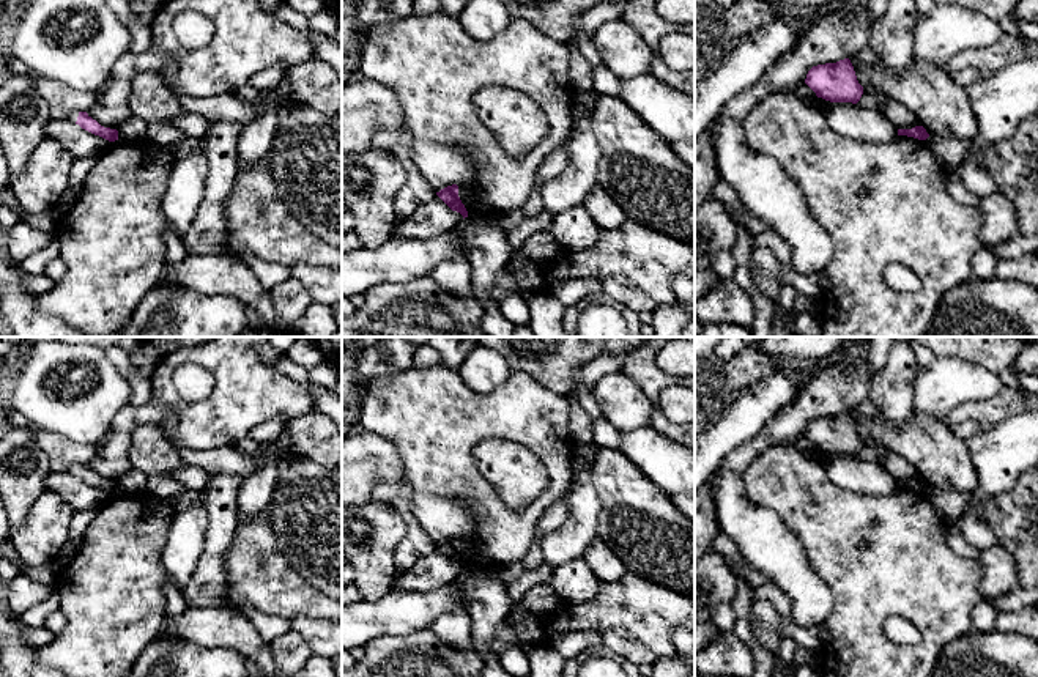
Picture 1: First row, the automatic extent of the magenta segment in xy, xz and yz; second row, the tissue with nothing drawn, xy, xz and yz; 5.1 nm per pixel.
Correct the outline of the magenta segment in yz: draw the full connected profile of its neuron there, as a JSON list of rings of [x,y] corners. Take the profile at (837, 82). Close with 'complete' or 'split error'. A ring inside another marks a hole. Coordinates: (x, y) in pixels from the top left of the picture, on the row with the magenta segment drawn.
[[[849,58],[813,66],[806,74],[805,83],[817,98],[830,102],[857,104],[863,94],[863,87],[858,83]]]; complete

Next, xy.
[[[79,112],[76,124],[79,124],[82,129],[85,129],[95,135],[99,135],[109,142],[118,140],[118,131],[117,129],[101,126],[87,112]]]; complete

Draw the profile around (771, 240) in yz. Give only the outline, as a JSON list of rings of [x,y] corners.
[[[767,230],[753,238],[753,246],[770,249],[781,265],[791,265],[792,249],[773,230]]]

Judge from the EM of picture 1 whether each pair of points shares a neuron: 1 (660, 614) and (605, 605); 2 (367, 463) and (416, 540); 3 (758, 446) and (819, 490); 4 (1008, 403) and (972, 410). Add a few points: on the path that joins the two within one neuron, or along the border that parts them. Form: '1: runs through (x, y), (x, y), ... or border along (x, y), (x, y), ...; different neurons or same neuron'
1: runs through (646, 610), (619, 606); same neuron
2: runs through (381, 482), (402, 503), (411, 521); same neuron
3: border along (788, 444), (767, 446), (741, 473); different neurons
4: runs through (999, 408), (982, 410); same neuron

